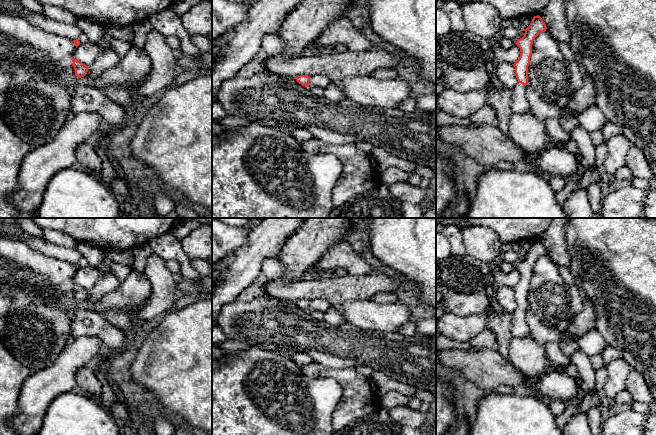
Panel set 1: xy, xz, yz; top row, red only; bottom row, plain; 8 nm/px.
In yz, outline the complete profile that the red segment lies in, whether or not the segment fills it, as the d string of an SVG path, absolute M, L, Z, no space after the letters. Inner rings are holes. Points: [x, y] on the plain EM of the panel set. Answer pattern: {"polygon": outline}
{"polygon": "M537 239L534 240L529 251L524 253L524 260L516 265L520 272L520 281L514 287L515 298L518 308L511 314L510 330L513 337L528 337L531 335L528 323L526 321L526 309L528 306L528 290L532 279L532 268L534 263L547 253L543 243Z"}

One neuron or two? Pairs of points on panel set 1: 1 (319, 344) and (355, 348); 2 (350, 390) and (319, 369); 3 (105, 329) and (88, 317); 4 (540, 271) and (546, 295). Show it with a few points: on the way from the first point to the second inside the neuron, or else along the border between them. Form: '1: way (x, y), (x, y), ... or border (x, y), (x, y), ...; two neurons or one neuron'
1: way (328, 345), (346, 346); one neuron
2: way (344, 382), (336, 374), (327, 372); one neuron
3: way (101, 328), (92, 321); one neuron
4: way (546, 277), (546, 289); one neuron

